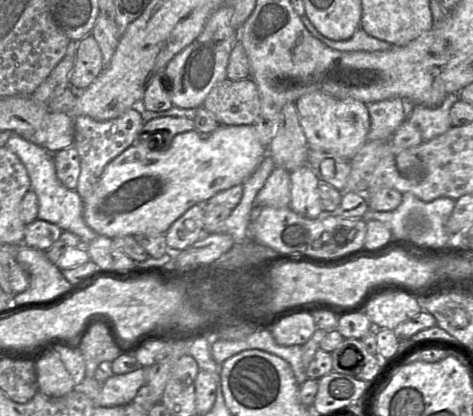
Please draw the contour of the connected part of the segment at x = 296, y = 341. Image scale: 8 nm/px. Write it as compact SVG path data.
M299 313L281 320L271 333L275 341L282 346L303 346L316 331L313 315Z

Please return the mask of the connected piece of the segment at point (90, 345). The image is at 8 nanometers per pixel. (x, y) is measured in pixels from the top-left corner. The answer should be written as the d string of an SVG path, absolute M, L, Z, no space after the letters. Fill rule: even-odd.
M97 323L90 328L82 340L80 351L86 364L86 377L94 377L101 362L112 362L121 355L108 329L102 323Z

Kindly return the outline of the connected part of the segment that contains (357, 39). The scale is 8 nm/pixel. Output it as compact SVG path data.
M302 16L301 20L307 30L318 40L323 42L328 47L341 51L341 52L356 52L356 51L365 51L365 52L376 52L376 51L386 51L390 49L393 45L374 38L368 35L360 27L353 34L351 38L345 41L333 41L325 36L323 36L311 23L307 16Z

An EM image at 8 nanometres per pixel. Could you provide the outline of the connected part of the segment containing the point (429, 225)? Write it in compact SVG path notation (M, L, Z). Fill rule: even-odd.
M402 193L400 205L388 212L368 210L362 217L365 222L377 220L383 222L391 231L392 237L405 238L419 245L442 246L454 236L450 236L446 231L446 221L452 213L455 200L452 198L441 197L430 202L425 202L417 198L412 193Z

